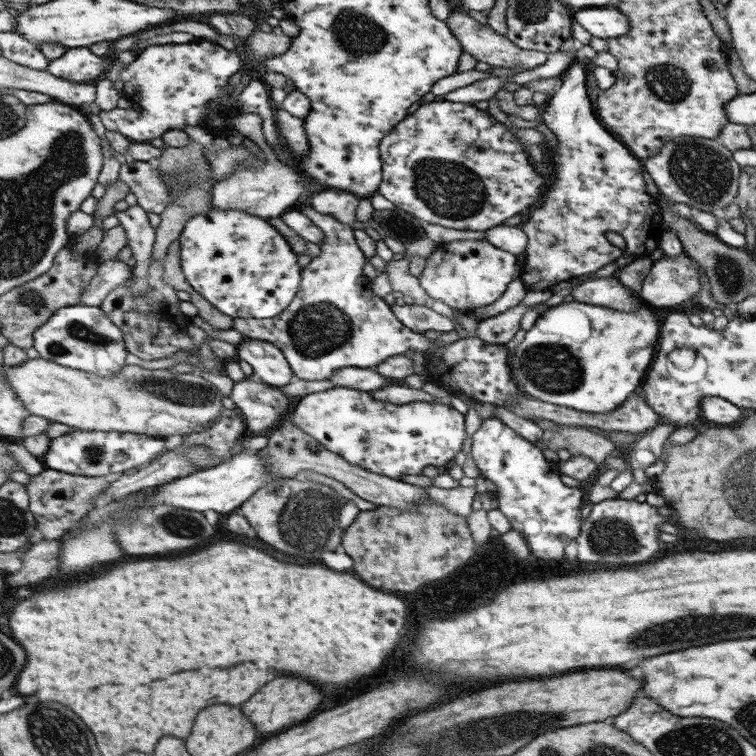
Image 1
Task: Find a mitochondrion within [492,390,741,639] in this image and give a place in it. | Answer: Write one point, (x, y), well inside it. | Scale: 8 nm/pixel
(612, 539)

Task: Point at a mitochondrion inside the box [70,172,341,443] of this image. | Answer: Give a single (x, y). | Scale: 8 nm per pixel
(183, 393)

